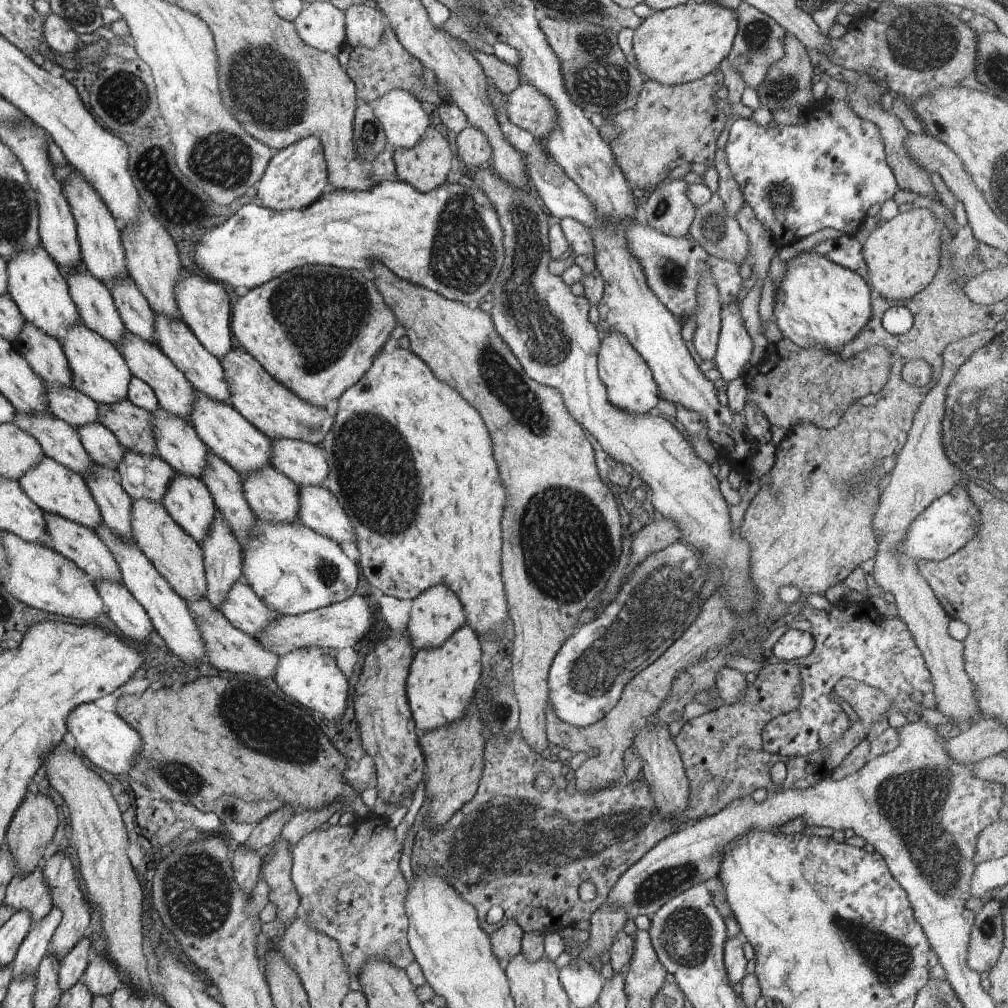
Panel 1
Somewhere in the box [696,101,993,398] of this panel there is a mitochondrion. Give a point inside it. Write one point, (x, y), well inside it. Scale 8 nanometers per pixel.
(782, 199)

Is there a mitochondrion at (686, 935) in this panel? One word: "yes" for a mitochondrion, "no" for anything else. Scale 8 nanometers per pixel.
yes

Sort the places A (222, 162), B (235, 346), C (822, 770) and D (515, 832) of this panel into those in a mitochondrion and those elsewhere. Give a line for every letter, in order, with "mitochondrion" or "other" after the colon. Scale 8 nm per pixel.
A: mitochondrion
B: other
C: other
D: mitochondrion

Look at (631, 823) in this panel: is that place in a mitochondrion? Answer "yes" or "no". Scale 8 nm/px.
yes

